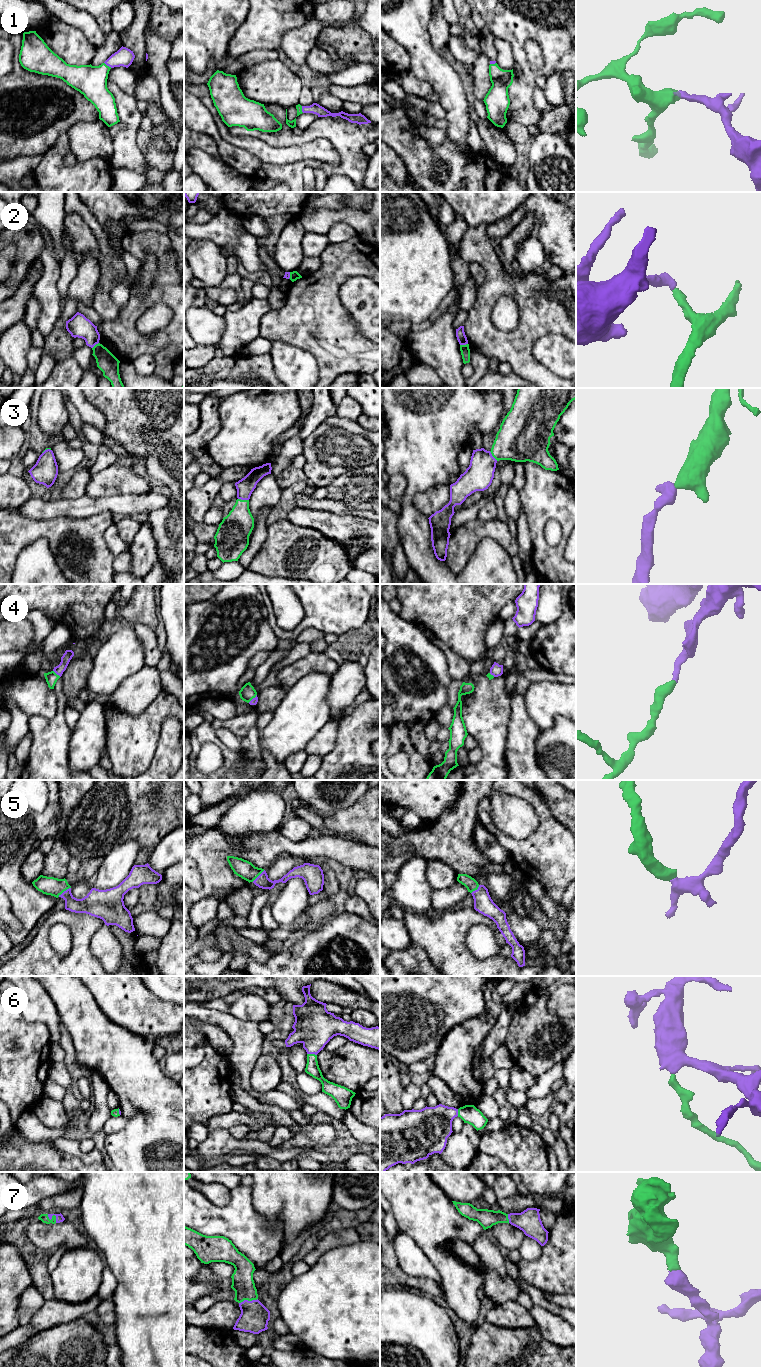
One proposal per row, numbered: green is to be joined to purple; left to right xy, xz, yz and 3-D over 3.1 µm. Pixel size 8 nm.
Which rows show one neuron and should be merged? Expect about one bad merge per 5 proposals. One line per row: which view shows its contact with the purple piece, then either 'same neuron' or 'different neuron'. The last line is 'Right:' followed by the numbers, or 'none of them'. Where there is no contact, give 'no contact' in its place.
1: meets purple in xy; same neuron
2: meets purple in yz; different neuron
3: meets purple in xz; same neuron
4: meets purple in xy; same neuron
5: meets purple in xy; same neuron
6: meets purple in xz; same neuron
7: meets purple in xy; same neuron
Right: 1, 3, 4, 5, 6, 7

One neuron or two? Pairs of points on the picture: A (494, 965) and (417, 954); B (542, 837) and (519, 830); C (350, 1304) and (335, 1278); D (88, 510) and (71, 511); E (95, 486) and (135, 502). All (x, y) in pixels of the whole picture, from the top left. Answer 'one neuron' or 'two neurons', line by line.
A: two neurons
B: two neurons
C: one neuron
D: one neuron
E: two neurons

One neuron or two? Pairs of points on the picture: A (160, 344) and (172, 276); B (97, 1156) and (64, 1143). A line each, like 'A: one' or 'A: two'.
A: one
B: one

